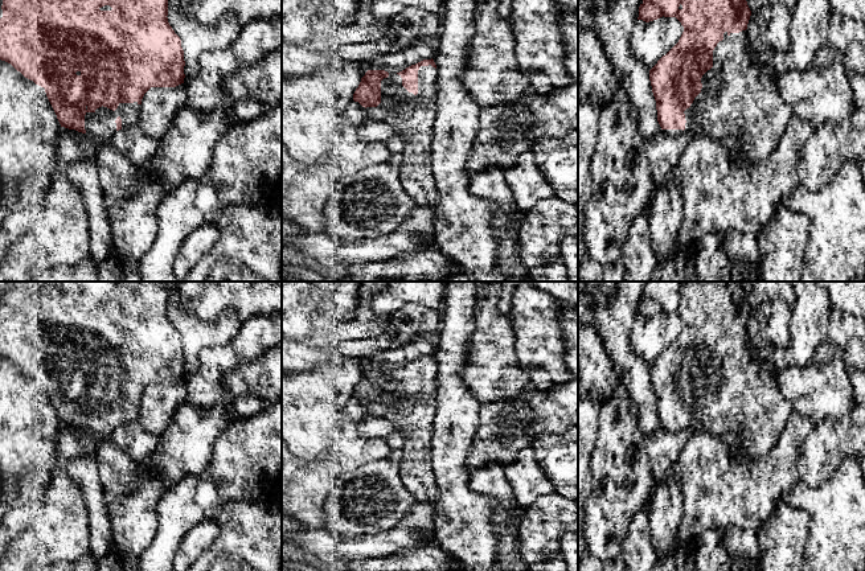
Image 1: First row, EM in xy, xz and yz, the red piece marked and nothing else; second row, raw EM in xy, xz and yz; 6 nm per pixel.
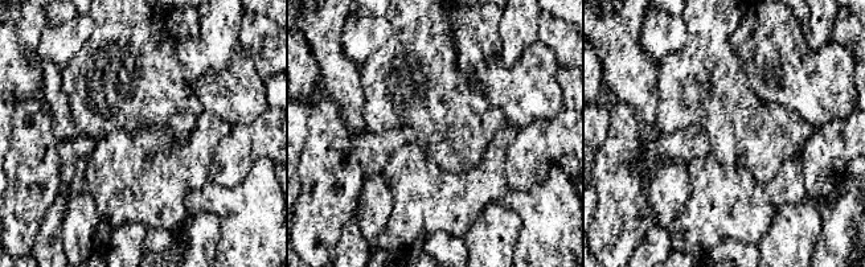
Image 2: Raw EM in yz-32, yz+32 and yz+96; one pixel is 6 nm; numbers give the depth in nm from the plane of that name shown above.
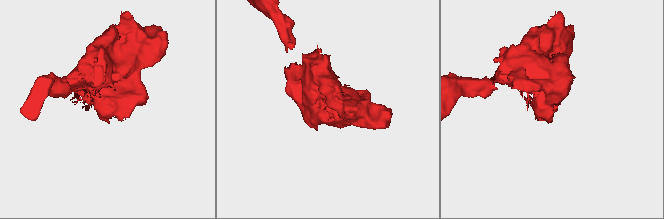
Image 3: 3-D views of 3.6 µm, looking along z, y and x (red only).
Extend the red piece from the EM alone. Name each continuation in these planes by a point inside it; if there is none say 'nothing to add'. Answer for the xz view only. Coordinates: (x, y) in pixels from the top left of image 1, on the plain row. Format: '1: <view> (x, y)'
1: xz (411, 413)

